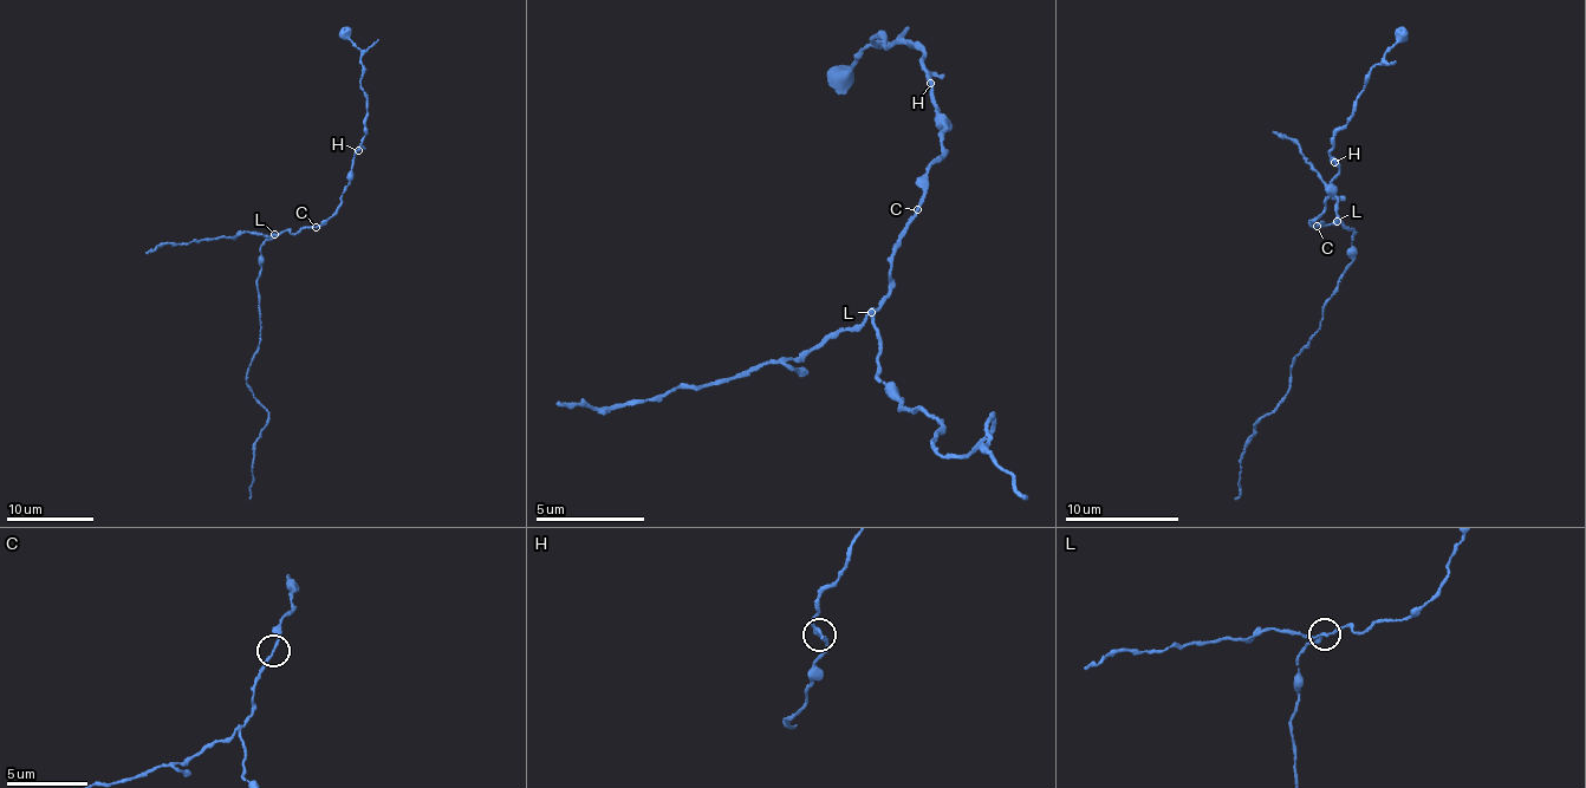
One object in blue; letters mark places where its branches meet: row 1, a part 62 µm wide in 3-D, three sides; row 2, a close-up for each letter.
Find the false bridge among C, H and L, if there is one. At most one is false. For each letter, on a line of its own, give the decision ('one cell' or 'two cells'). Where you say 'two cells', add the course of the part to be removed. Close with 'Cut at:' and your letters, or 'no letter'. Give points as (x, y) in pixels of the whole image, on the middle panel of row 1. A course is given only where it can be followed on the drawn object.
C: one cell
H: one cell
L: two cells; foreign part runs (871, 310), (798, 360), (591, 410), (557, 399)
Cut at: L

